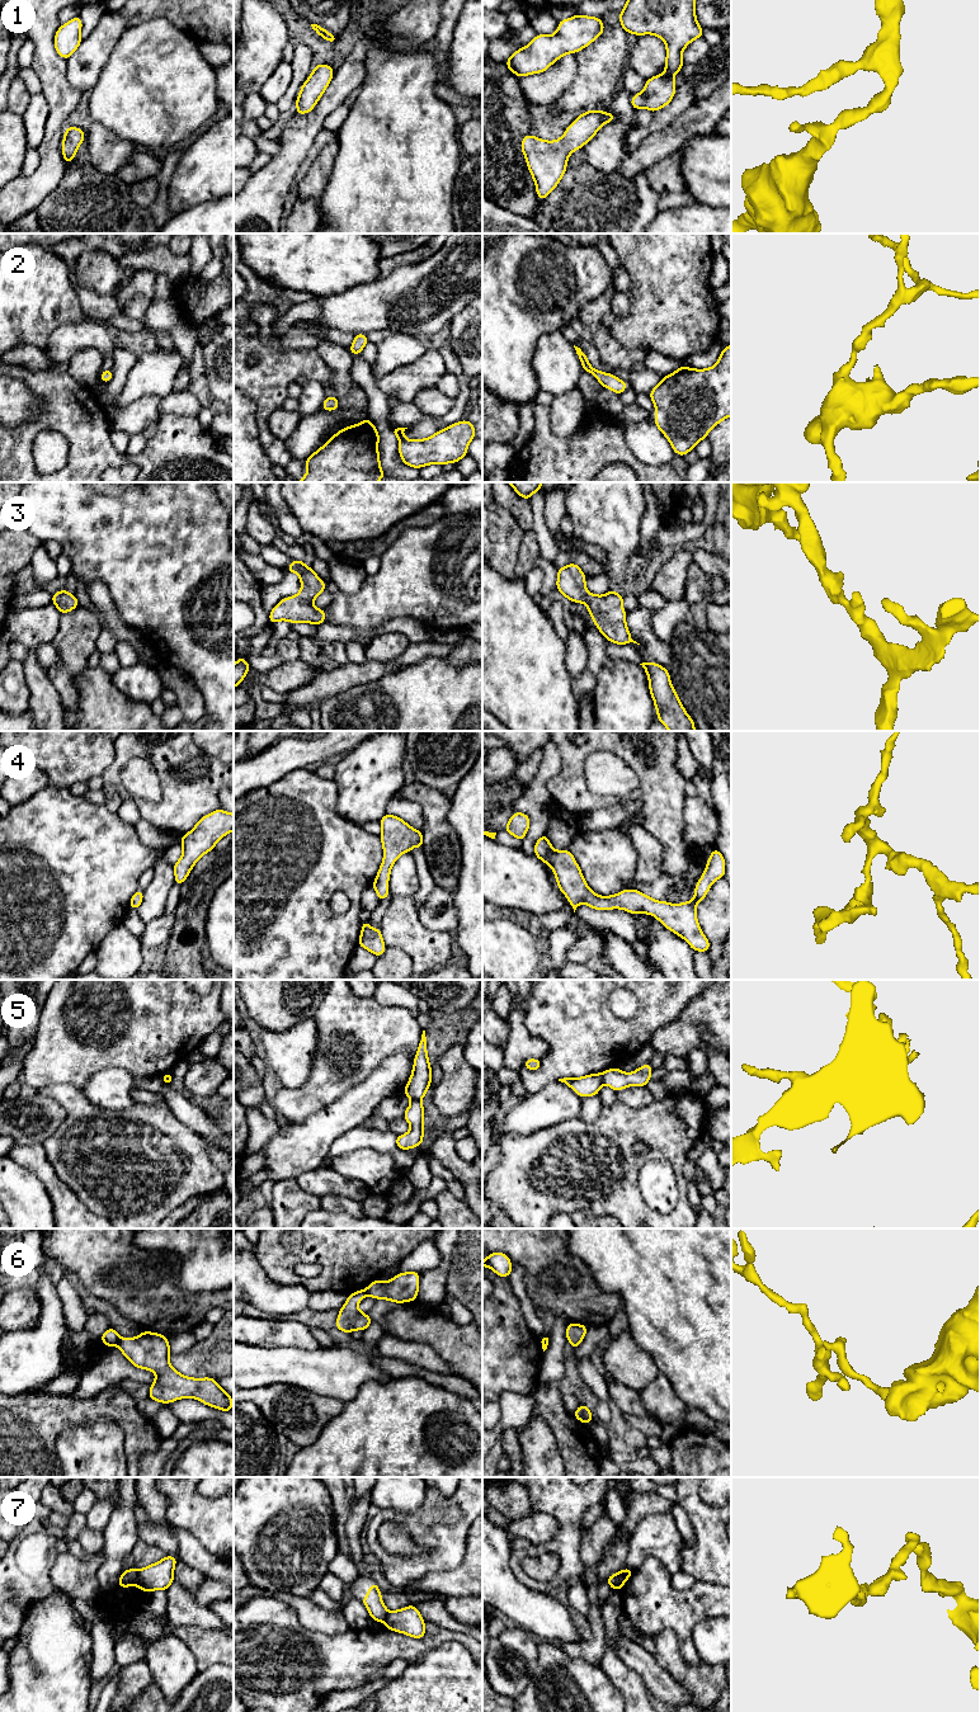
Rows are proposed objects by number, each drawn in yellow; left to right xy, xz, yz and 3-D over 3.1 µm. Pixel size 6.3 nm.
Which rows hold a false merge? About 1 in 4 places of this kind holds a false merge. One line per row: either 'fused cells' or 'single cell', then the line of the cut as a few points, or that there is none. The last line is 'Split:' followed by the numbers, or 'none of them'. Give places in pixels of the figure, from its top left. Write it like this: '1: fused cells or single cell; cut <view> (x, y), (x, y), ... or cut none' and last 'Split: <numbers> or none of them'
1: single cell; cut none
2: single cell; cut none
3: single cell; cut none
4: single cell; cut none
5: fused cells; cut yz (601, 1074), (603, 1083)
6: fused cells; cut xy (121, 1338), (116, 1344)
7: fused cells; cut yz (622, 1571), (618, 1589)
Split: 5, 6, 7

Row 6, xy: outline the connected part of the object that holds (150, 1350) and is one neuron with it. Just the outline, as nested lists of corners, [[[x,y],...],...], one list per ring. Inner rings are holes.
[[[142,1331],[137,1338],[121,1338],[117,1345],[135,1367],[156,1374],[149,1399],[169,1404],[192,1397],[222,1411],[232,1410],[232,1396],[226,1393],[215,1378],[187,1377],[171,1367],[169,1339],[164,1335]]]

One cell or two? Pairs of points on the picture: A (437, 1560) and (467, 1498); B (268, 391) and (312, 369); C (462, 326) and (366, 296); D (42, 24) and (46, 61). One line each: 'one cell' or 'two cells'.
A: one cell
B: one cell
C: two cells
D: one cell

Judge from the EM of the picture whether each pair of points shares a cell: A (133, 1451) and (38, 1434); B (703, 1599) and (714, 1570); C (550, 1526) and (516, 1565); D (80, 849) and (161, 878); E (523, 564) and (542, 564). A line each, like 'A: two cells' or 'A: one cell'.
A: one cell
B: two cells
C: two cells
D: two cells
E: two cells

